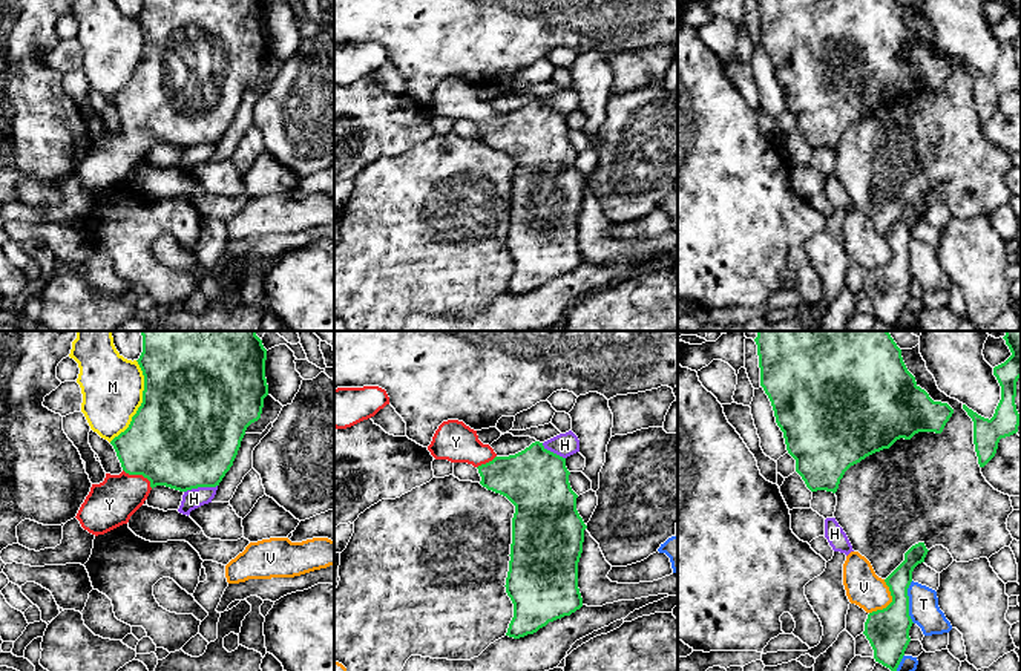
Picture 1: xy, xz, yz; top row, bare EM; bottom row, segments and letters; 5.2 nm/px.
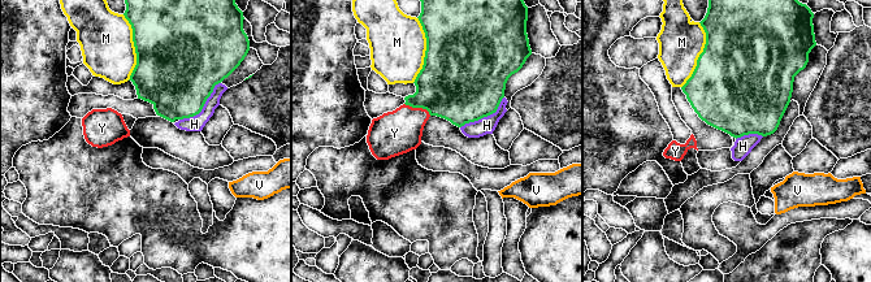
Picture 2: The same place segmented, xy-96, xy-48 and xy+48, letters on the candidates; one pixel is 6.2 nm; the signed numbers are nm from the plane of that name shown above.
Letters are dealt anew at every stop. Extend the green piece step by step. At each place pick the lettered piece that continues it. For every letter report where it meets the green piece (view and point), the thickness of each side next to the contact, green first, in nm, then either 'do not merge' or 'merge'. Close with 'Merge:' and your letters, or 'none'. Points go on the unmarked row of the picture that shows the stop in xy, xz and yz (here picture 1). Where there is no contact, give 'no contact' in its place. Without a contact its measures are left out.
H: xy (200, 143) | 500/100 nm | do not merge
M: xy (141, 60) | 500/320 nm | do not merge
T: yz (908, 259) | 220/160 nm | do not merge
V: yz (892, 258) | 220/190 nm | do not merge
Y: xy (140, 130) | 480/260 nm | merge
Merge: Y

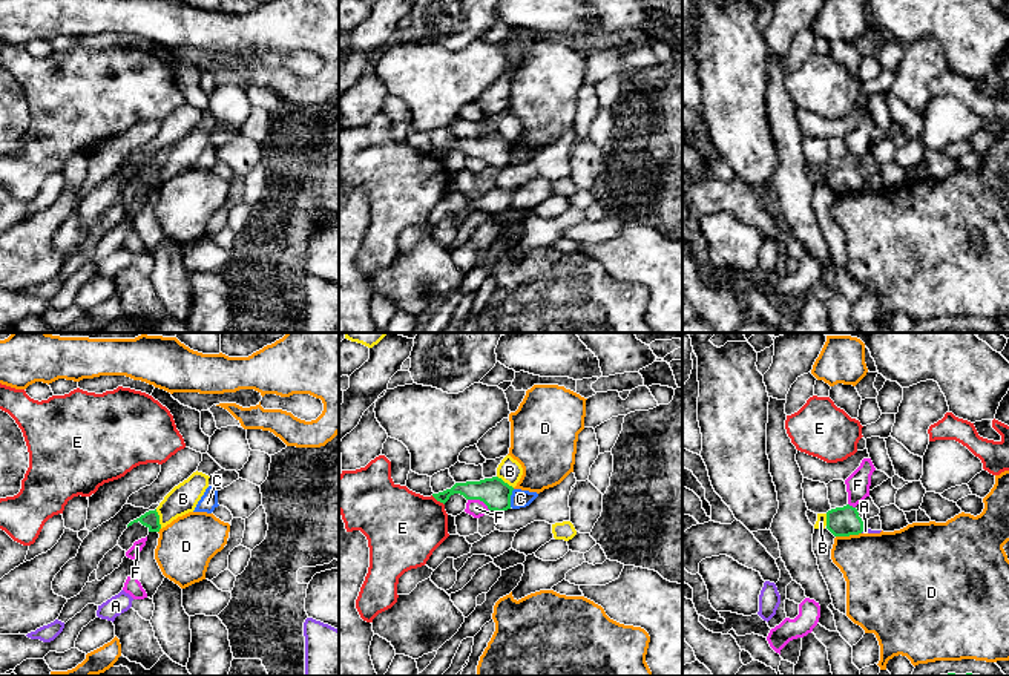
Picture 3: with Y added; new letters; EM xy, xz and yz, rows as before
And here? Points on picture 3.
A: yz (862, 187) | 160/30 nm | do not merge
B: xy (158, 175) | 90/160 nm | do not merge
C: xz (509, 155) | 160/100 nm | do not merge
D: yz (848, 192) | 160/380 nm | do not merge
E: xz (437, 157) | 110/380 nm | do not merge
F: xz (479, 155) | 160/90 nm | do not merge
Merge: none

